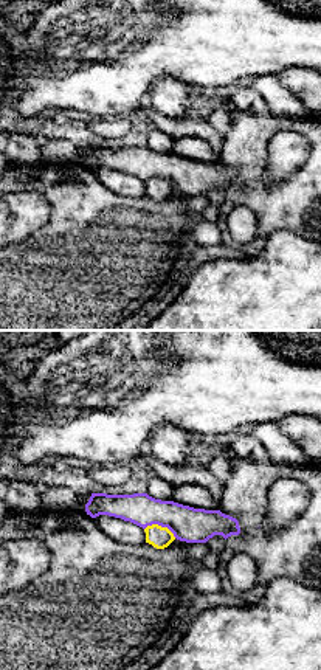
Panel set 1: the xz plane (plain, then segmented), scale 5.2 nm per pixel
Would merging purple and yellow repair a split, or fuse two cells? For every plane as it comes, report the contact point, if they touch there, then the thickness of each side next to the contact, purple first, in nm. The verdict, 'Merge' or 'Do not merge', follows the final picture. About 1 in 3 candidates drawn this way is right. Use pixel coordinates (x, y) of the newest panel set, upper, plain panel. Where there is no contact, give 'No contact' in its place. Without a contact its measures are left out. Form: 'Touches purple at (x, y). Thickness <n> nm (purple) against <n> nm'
Touches purple at (160, 177). Thickness 180 nm (purple) against 110 nm

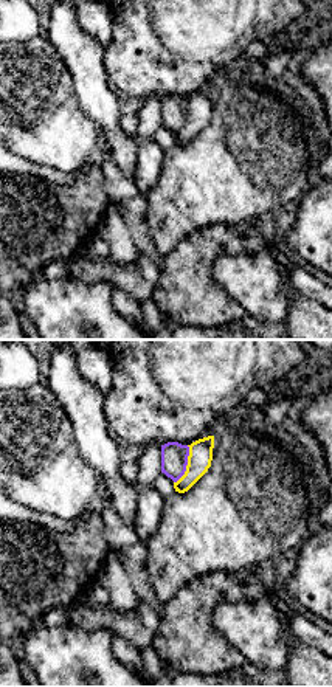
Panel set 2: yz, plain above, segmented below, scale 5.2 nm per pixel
Touches purple at (186, 117). Thickness 140 nm (purple) against 130 nm

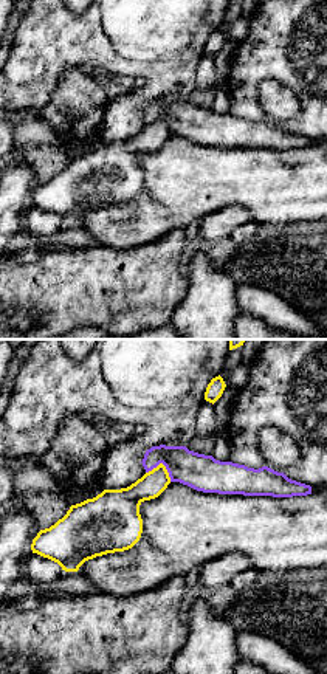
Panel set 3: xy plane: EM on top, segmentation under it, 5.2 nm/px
Touches purple at (163, 116). Thickness 190 nm (purple) against 140 nm

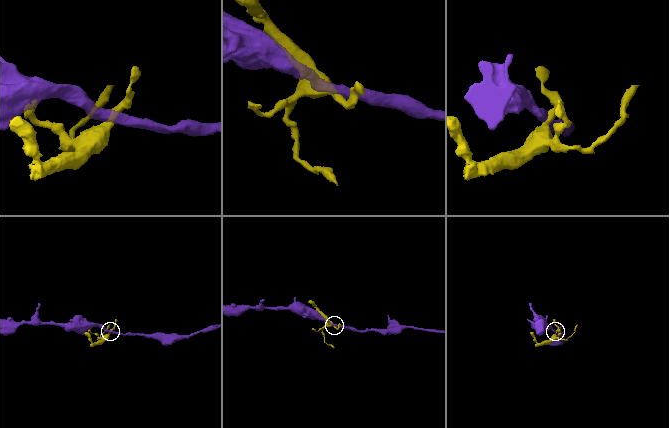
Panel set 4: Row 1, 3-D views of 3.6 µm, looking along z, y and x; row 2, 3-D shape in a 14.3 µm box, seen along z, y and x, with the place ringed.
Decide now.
Do not merge

